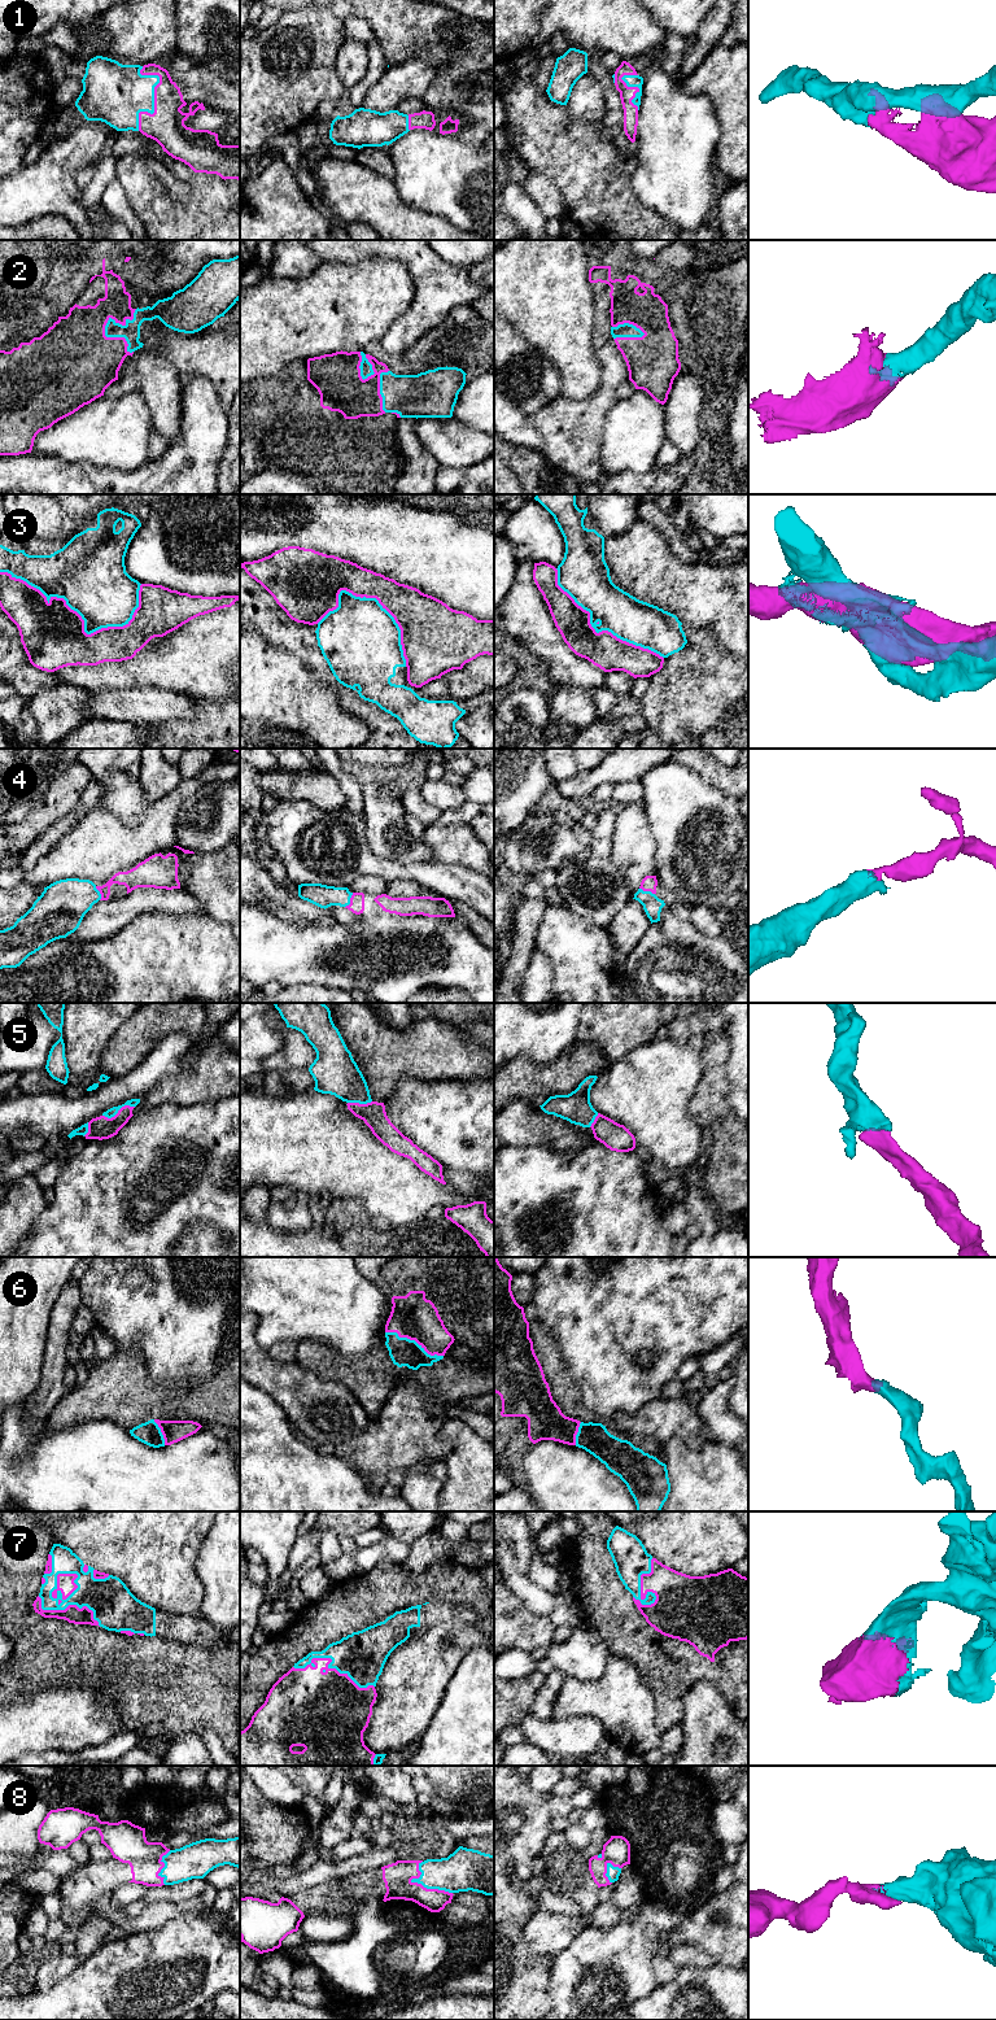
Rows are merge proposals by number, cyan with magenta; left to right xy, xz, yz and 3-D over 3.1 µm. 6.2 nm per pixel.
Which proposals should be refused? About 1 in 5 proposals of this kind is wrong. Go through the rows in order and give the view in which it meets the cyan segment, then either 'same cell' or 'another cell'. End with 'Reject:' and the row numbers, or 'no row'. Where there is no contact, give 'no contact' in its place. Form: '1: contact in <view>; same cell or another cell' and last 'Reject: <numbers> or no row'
1: contact in xy; same cell
2: contact in xy; same cell
3: contact in xy; another cell
4: contact in xz; same cell
5: contact in xy; same cell
6: contact in xz; same cell
7: contact in xz; same cell
8: contact in xz; same cell
Reject: 3

